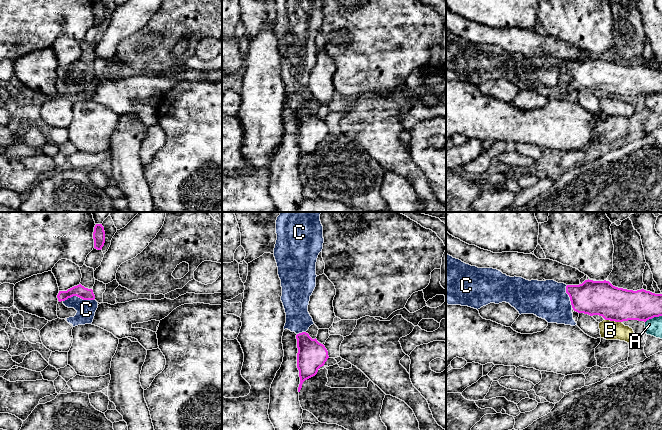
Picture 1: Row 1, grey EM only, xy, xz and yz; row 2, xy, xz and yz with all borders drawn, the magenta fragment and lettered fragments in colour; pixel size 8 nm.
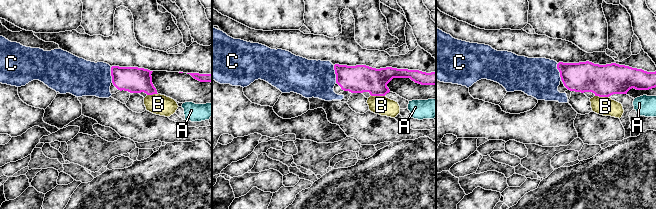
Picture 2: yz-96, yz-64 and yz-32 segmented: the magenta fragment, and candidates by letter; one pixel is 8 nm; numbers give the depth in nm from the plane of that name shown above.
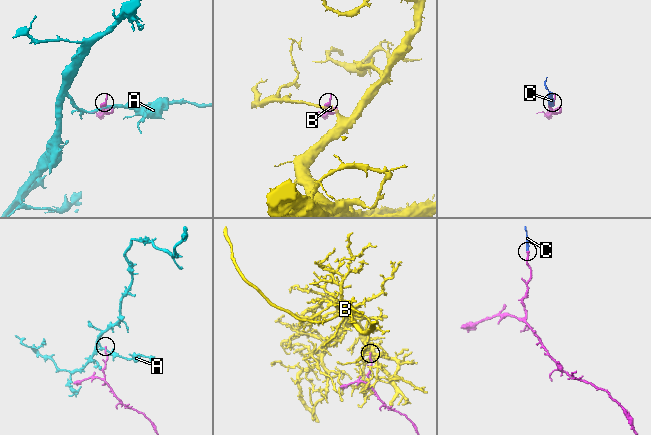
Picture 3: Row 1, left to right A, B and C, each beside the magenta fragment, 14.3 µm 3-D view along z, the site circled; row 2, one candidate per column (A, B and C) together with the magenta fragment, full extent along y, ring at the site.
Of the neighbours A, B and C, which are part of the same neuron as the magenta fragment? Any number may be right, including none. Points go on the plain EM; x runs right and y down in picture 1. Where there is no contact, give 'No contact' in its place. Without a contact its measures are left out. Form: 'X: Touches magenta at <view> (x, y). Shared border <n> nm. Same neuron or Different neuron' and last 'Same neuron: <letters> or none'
A: Touches magenta at yz (653, 93). Shared border 150 nm. Different neuron
B: Touches magenta at yz (613, 96). Shared border 140 nm. Different neuron
C: Touches magenta at xy (78, 72). Shared border 260 nm. Same neuron
Same neuron: C

